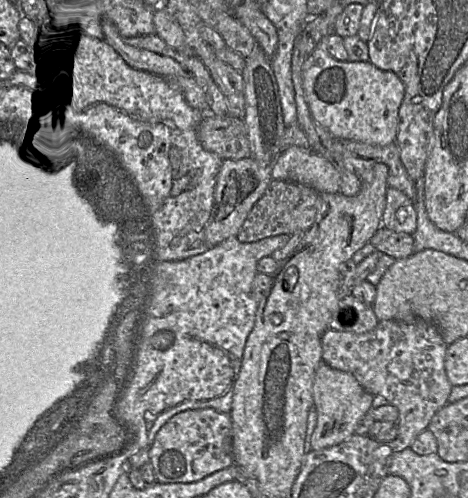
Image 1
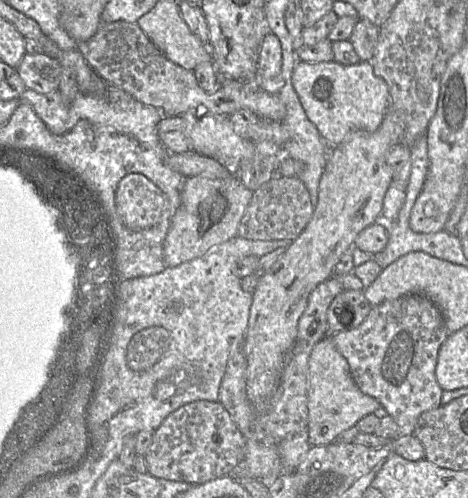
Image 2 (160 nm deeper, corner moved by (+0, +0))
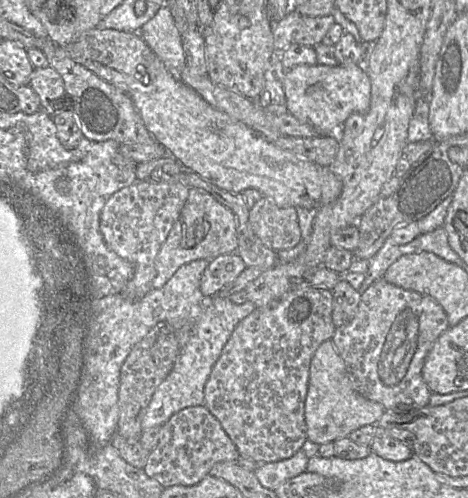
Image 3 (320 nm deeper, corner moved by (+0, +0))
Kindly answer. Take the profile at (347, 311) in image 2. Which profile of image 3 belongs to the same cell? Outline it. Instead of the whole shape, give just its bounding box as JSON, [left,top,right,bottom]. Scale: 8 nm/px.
[332,279,361,328]

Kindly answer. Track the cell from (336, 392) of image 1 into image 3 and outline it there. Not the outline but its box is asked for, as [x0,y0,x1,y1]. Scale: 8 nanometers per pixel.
[305,340,385,445]

